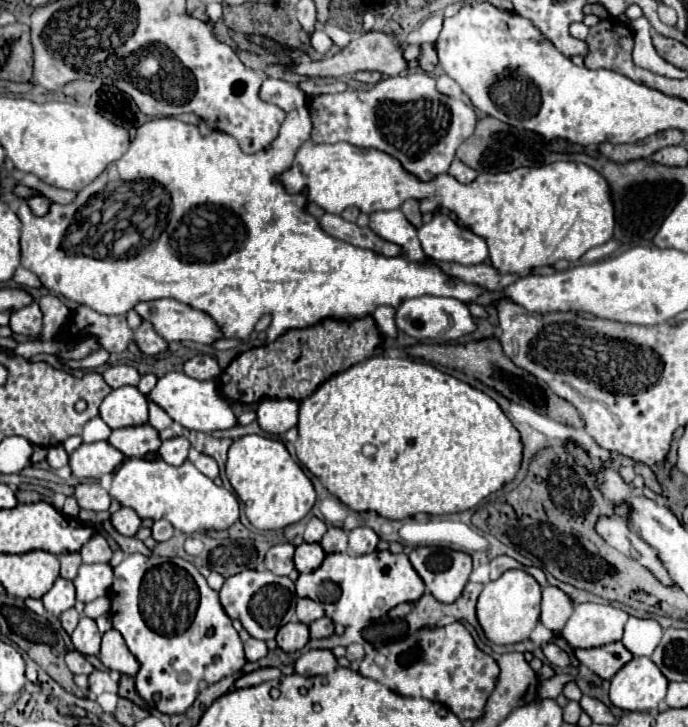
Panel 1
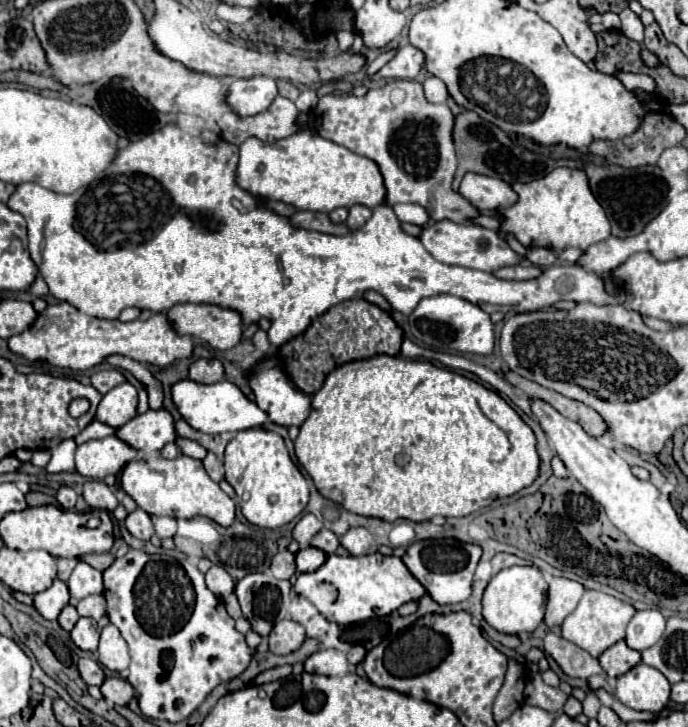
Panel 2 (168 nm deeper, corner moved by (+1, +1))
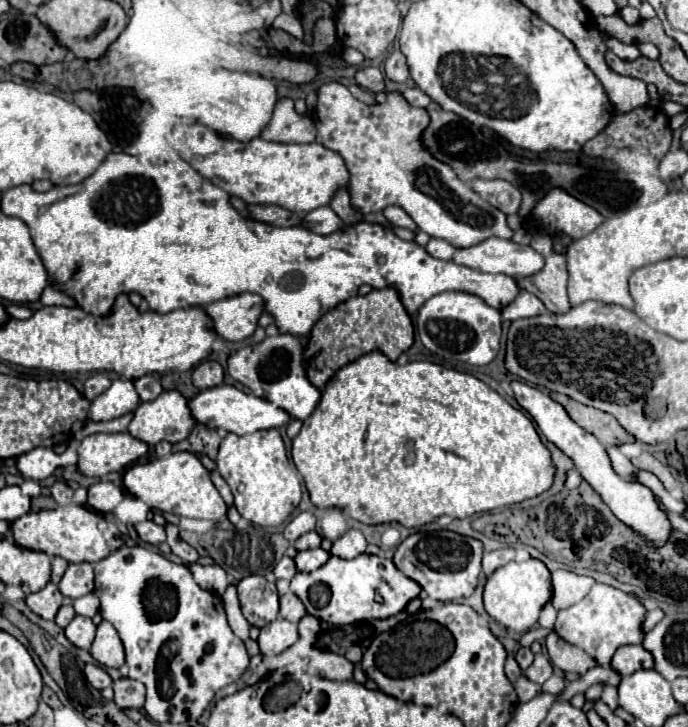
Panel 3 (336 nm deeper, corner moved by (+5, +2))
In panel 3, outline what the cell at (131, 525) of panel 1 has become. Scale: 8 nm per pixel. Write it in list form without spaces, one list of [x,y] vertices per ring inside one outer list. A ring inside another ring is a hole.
[[[142,521],[142,523],[138,523],[138,525],[136,525],[136,531],[138,531],[138,535],[140,535],[142,541],[152,543],[152,545],[156,545],[156,547],[166,541],[166,531],[164,531],[164,527],[156,525],[154,521]]]

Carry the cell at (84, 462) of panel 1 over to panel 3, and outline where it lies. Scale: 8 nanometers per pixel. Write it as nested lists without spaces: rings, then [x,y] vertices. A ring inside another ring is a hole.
[[[128,431],[124,433],[94,433],[82,439],[78,449],[78,471],[88,477],[102,477],[112,471],[122,471],[130,467],[134,461],[138,461],[142,455],[148,453],[148,445],[136,437],[132,437]]]

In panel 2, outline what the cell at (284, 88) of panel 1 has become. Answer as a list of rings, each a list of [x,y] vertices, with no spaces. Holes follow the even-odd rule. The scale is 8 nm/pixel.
[[[256,76],[248,80],[236,80],[228,86],[228,104],[240,116],[254,116],[264,112],[276,98],[276,80],[268,76]]]

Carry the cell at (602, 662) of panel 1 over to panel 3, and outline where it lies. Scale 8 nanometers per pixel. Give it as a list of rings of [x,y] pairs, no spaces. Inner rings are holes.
[[[624,645],[616,651],[612,659],[612,669],[624,677],[640,669],[652,669],[652,667],[654,667],[652,653],[646,651],[642,645]]]

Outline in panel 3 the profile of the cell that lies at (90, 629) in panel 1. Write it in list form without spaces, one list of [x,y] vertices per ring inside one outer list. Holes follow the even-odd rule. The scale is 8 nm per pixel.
[[[76,615],[64,631],[66,631],[66,637],[68,637],[76,647],[80,647],[80,649],[90,649],[92,641],[94,641],[96,627],[94,627],[94,623],[92,623],[90,617]]]

